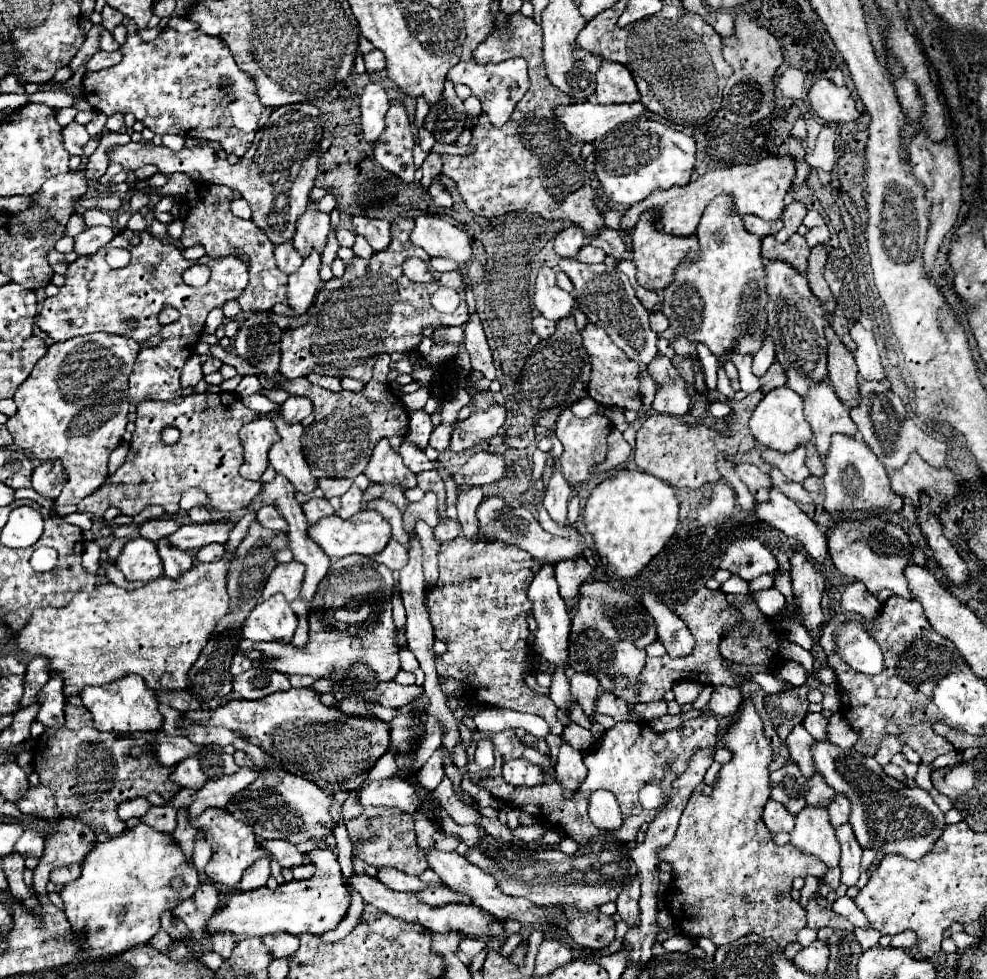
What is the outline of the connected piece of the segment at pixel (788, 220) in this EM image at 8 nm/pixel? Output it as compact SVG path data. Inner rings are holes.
M800 201L788 203L786 209L784 209L784 213L782 213L782 217L780 217L780 219L784 221L784 227L774 235L776 241L784 243L790 235L794 235L796 229L802 225L802 219L804 219L804 217L806 217L806 207L804 207L804 203L800 203Z

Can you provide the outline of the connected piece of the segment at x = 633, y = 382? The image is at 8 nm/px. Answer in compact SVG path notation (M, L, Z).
M588 323L582 331L582 345L584 349L588 351L590 355L590 385L588 385L588 395L598 401L600 405L606 405L606 407L622 407L622 409L632 409L632 411L638 411L642 407L642 401L640 401L640 393L638 393L638 373L640 373L640 367L636 361L628 359L626 353L622 349L618 349L610 337L606 335L604 329L596 327L594 323Z

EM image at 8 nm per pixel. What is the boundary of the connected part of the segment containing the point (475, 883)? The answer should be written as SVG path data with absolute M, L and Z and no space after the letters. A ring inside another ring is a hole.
M428 849L426 851L426 859L428 859L428 865L430 865L430 869L450 887L450 889L454 889L454 891L458 891L458 893L466 893L472 901L474 901L474 905L476 907L480 907L480 909L484 909L484 911L488 911L490 915L494 915L494 917L498 917L500 921L520 921L522 925L538 925L538 927L542 927L542 929L552 929L552 919L548 917L548 909L546 907L536 907L534 903L530 903L530 901L526 901L526 899L522 899L522 897L510 897L510 895L504 895L500 889L498 889L498 885L496 885L496 881L494 881L494 877L492 875L488 875L486 871L482 871L482 869L478 869L476 865L472 865L472 863L468 863L462 855L458 855L456 851L438 851L438 849Z

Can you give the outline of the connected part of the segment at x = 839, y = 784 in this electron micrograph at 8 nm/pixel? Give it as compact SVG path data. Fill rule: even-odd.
M818 741L812 749L816 771L828 781L836 793L844 793L850 803L850 825L858 843L866 849L874 849L882 855L902 855L910 861L918 861L922 853L928 853L934 841L942 835L944 813L938 809L928 791L920 787L908 787L888 777L874 757L868 757L856 749L840 749L832 743Z

